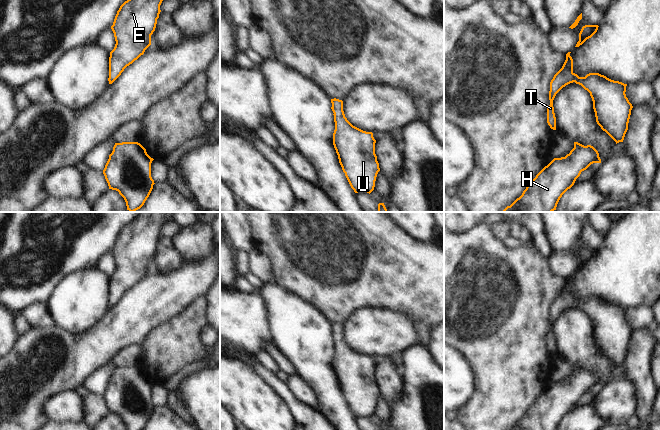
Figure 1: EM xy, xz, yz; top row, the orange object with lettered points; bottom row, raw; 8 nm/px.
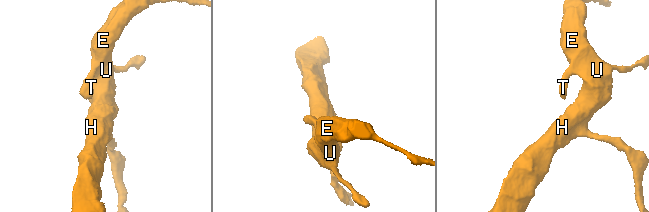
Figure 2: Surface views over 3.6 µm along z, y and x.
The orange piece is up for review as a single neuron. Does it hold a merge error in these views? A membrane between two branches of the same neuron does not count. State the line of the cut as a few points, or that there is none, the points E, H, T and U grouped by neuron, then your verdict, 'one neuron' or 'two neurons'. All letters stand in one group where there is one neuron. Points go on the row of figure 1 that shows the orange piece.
no cut | E H T U | one neuron

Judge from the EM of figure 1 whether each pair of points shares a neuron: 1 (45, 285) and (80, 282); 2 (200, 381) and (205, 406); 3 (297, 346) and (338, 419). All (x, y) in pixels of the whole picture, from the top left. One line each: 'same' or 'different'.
1: different
2: same
3: same

